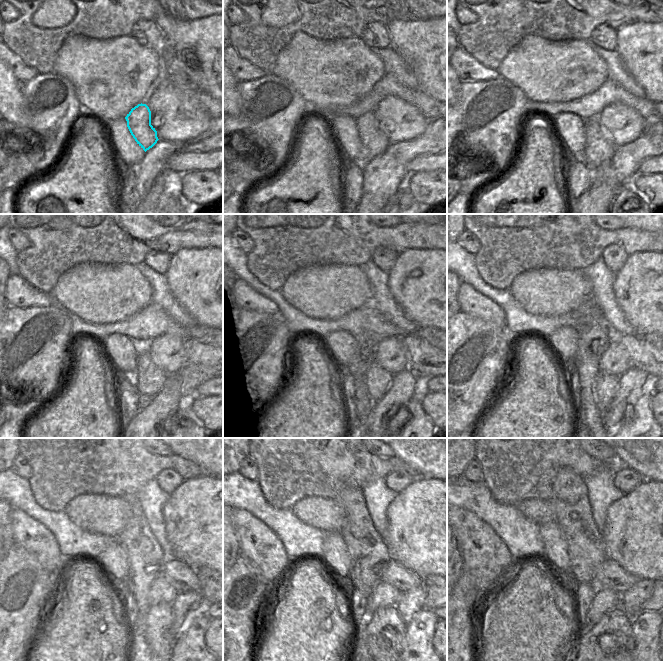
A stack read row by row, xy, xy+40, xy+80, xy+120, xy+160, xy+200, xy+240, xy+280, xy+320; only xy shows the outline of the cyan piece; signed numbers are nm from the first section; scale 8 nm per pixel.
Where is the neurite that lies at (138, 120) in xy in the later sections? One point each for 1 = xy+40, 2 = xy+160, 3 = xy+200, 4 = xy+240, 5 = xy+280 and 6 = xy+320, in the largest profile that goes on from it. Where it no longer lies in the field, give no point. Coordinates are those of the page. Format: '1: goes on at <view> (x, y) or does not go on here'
1: goes on at xy+40 (373, 140)
2: goes on at xy+160 (378, 380)
3: goes on at xy+200 (607, 386)
4: goes on at xy+240 (158, 622)
5: goes on at xy+280 (379, 641)
6: goes on at xy+320 (610, 641)

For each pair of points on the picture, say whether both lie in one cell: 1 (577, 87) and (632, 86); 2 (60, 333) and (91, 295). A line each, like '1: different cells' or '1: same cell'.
1: different cells
2: different cells

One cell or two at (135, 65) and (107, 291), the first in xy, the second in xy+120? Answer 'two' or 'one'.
one

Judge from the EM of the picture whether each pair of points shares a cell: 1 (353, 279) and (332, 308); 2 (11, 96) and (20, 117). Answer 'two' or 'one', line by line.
1: one
2: one

